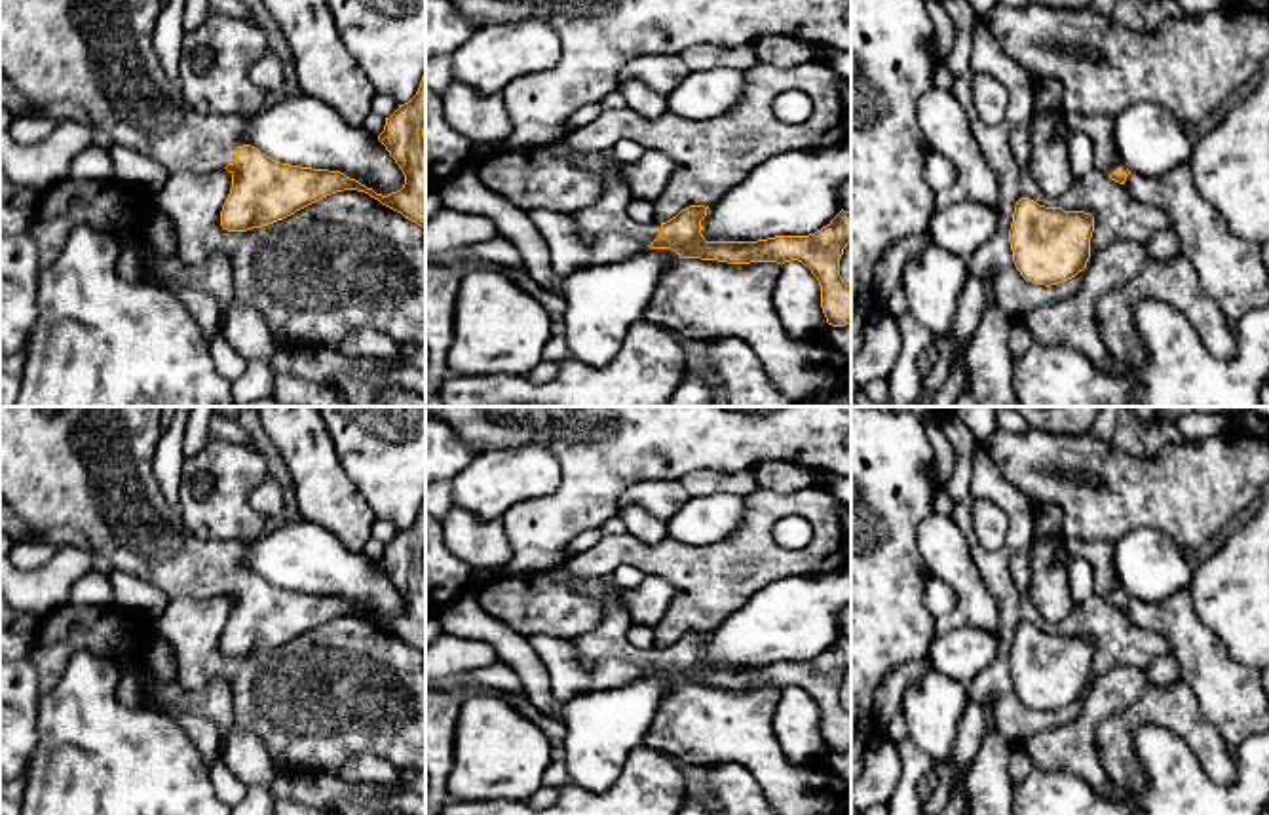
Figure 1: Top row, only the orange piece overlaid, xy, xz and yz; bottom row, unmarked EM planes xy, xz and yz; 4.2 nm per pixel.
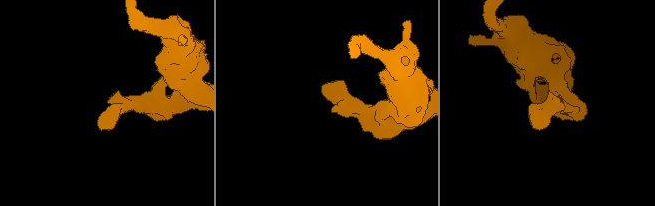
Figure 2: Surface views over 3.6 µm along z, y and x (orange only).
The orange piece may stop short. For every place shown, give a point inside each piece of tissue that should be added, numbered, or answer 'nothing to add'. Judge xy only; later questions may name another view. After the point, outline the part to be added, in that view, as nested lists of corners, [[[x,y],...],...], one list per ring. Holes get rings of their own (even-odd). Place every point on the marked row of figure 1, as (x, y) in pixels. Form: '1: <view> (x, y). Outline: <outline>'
1: xy (97, 54). Outline: [[[0,0],[0,72],[13,84],[34,106],[47,106],[51,103],[74,103],[89,120],[106,131],[116,144],[127,146],[160,165],[169,173],[213,173],[236,161],[236,148],[245,142],[245,118],[243,116],[203,116],[196,112],[182,97],[179,82],[173,82],[161,68],[152,36],[161,0]]]

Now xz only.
1: xz (610, 234). Outline: [[[564,141],[549,142],[543,150],[549,156],[562,156],[604,180],[600,198],[572,213],[581,230],[581,239],[591,251],[593,266],[614,264],[650,249],[661,234],[661,224],[638,224],[627,215],[631,192],[625,182],[623,163],[610,150],[583,152],[570,148]]]

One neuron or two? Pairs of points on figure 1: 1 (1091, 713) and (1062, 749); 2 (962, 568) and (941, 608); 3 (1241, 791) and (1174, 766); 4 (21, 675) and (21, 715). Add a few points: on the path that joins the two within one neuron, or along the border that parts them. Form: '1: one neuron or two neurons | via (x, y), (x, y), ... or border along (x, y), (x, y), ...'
1: one neuron | via (1087, 722), (1072, 739)
2: two neurons | border along (931, 574), (956, 595), (941, 624)
3: one neuron | via (1224, 793), (1201, 793), (1192, 783)
4: one neuron | via (21, 684), (21, 705)

